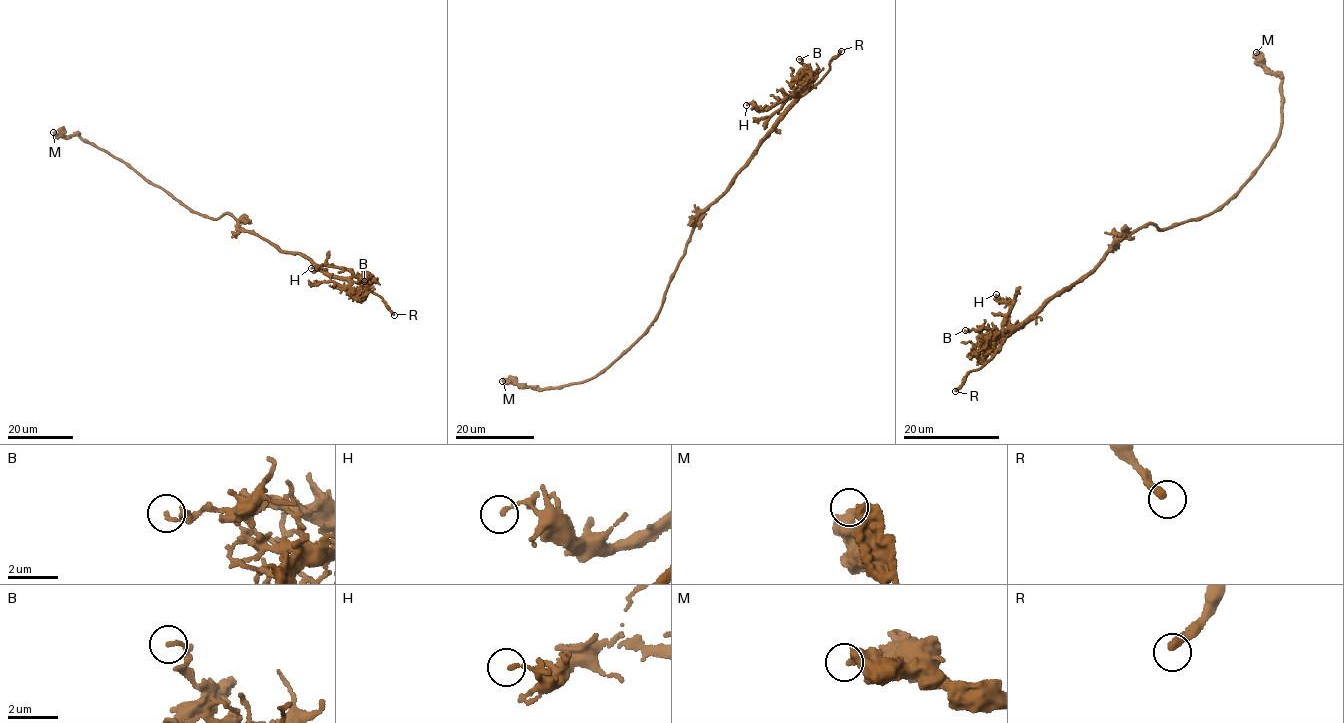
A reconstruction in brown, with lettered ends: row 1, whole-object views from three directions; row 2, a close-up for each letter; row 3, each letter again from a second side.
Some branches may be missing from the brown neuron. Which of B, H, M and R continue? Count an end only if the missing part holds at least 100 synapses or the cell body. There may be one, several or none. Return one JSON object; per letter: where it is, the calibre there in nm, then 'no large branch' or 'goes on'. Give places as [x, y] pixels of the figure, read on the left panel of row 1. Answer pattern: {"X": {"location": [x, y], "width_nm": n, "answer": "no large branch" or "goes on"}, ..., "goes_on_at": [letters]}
{"B": {"location": [364, 281], "width_nm": 140, "answer": "no large branch"}, "H": {"location": [311, 268], "width_nm": 150, "answer": "no large branch"}, "M": {"location": [53, 132], "width_nm": 500, "answer": "no large branch"}, "R": {"location": [394, 315], "width_nm": 320, "answer": "goes on"}, "goes_on_at": ["R"]}

